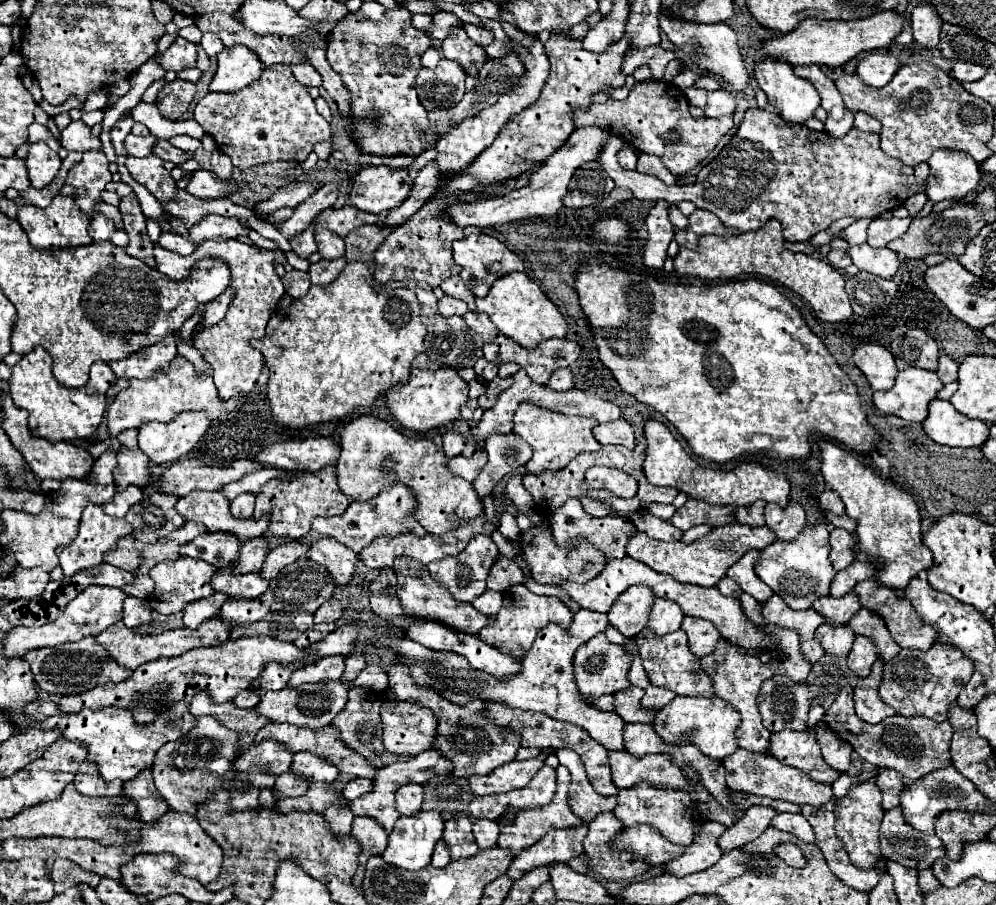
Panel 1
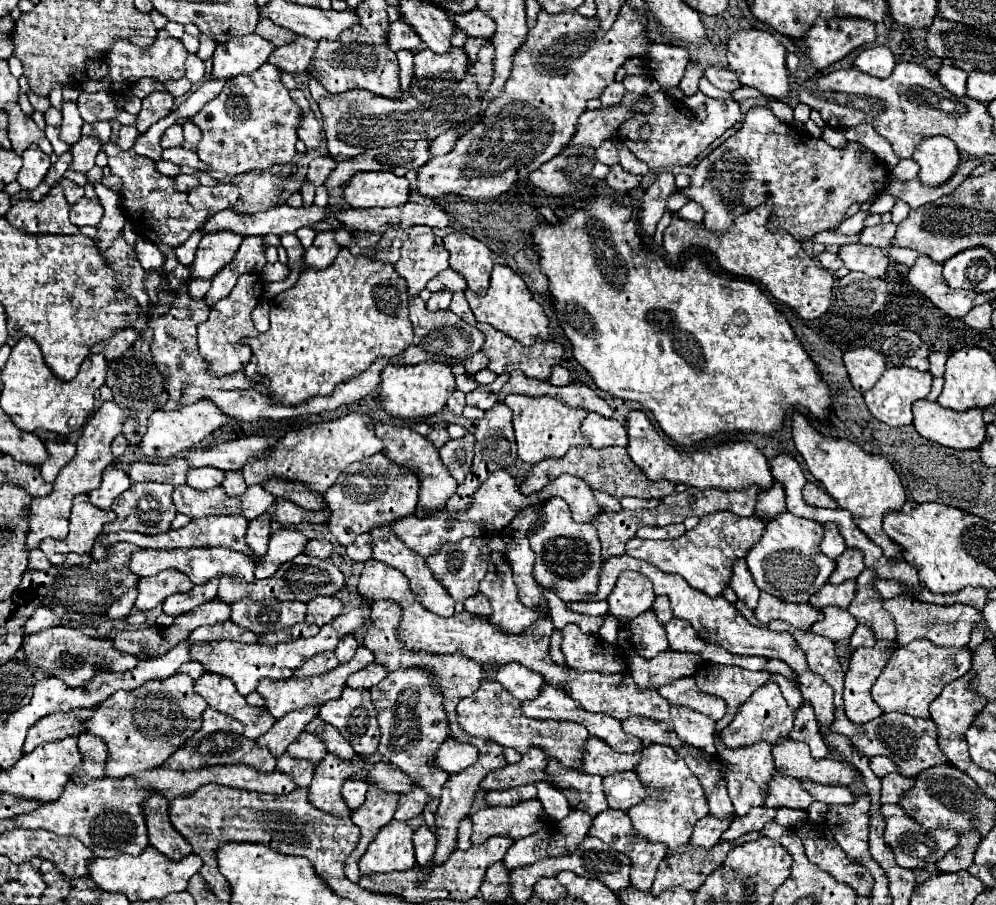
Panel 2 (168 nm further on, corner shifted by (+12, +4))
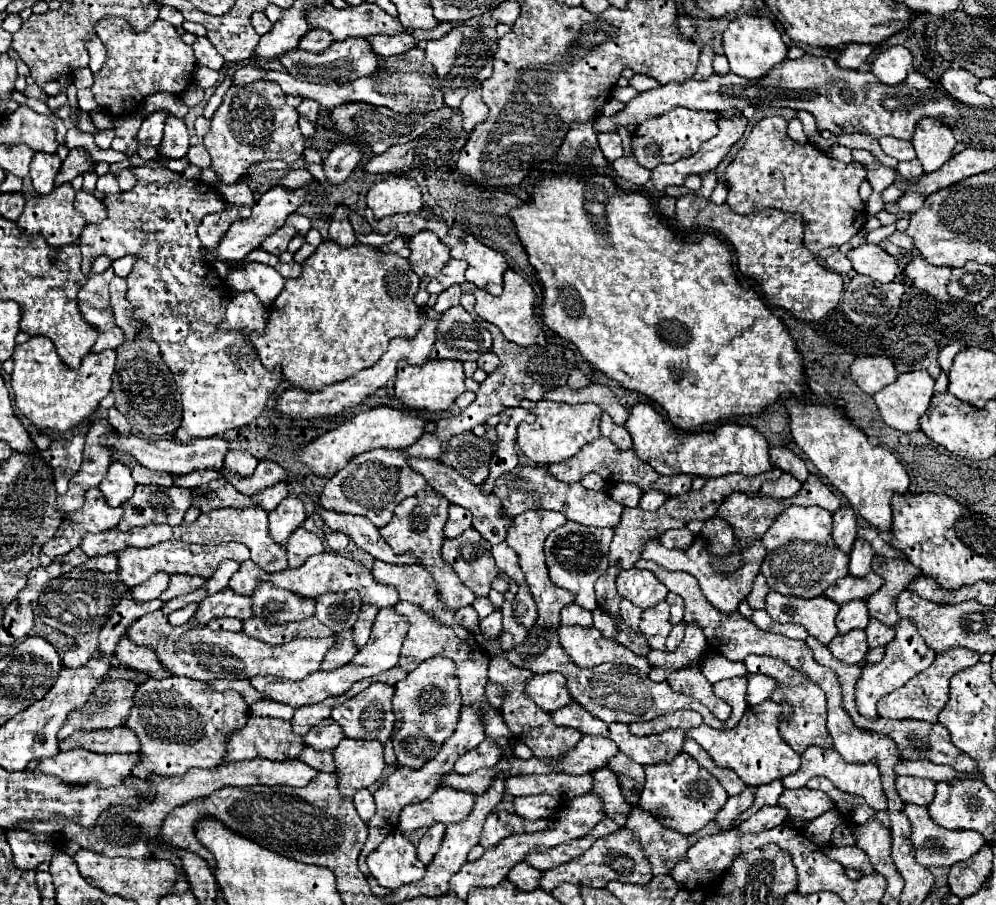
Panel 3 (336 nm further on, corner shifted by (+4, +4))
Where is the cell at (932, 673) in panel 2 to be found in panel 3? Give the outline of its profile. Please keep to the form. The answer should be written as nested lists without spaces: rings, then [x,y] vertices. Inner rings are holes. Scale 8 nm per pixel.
[[[952,648],[948,652],[936,654],[936,660],[932,662],[930,668],[916,674],[904,686],[894,690],[892,694],[886,694],[878,702],[878,714],[882,718],[892,718],[892,720],[924,720],[924,722],[930,722],[930,724],[938,722],[938,714],[948,702],[950,676],[964,670],[964,668],[968,668],[968,666],[974,666],[978,660],[980,660],[980,656],[976,652],[964,650],[964,648]]]

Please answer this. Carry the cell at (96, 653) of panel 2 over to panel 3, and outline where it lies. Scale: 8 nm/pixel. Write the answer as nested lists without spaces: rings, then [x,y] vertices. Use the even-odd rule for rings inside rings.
[[[126,636],[116,646],[116,658],[120,660],[120,664],[134,668],[134,670],[144,670],[154,678],[164,676],[164,666],[160,664],[156,652],[152,652],[152,648],[144,648],[144,646],[134,644]]]

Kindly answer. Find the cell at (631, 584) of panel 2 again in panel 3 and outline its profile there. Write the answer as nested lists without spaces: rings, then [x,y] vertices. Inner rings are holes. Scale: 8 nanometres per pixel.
[[[638,568],[622,570],[618,574],[616,586],[618,586],[618,592],[622,598],[630,600],[632,604],[640,606],[642,610],[652,608],[658,602],[666,600],[666,594],[668,594],[668,588],[658,578],[654,578],[652,572],[638,570]]]

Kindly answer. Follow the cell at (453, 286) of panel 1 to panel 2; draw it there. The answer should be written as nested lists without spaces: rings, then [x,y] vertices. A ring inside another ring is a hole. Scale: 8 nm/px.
[[[448,268],[448,270],[440,272],[438,276],[434,276],[434,278],[426,284],[426,288],[428,288],[430,292],[438,292],[438,290],[458,292],[458,290],[466,290],[466,280],[464,280],[458,272],[454,272],[452,268]]]

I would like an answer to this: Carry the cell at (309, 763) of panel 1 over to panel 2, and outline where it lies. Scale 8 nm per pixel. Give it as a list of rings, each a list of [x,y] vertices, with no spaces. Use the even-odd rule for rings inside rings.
[[[300,734],[290,746],[288,746],[288,754],[292,758],[298,758],[298,760],[308,760],[312,764],[318,764],[320,760],[324,760],[324,756],[328,754],[326,752],[326,746],[320,738],[312,736],[312,734]]]

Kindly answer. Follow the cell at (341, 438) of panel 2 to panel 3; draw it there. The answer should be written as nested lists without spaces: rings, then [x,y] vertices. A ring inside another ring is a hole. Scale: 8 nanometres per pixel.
[[[376,406],[372,410],[360,412],[358,416],[346,420],[344,424],[340,424],[338,428],[322,434],[320,438],[316,438],[314,442],[310,442],[306,448],[302,448],[298,452],[298,458],[312,468],[314,474],[318,476],[328,476],[338,472],[340,468],[344,468],[354,456],[372,450],[372,448],[408,448],[412,446],[422,434],[424,434],[424,426],[426,420],[412,416],[408,412],[390,408],[390,406]]]

